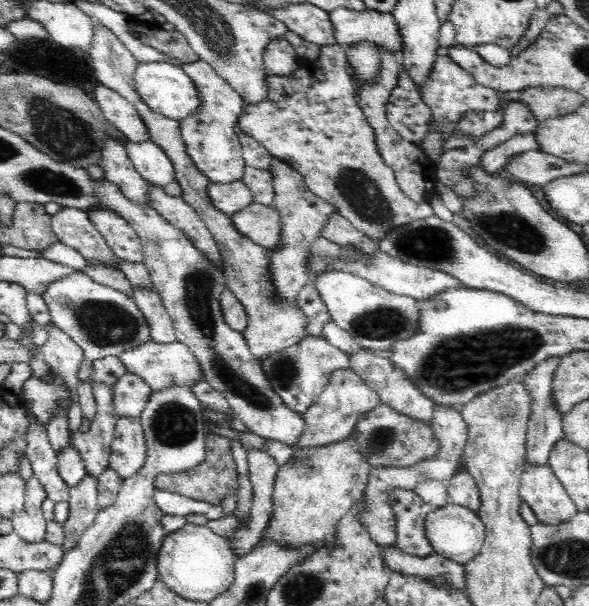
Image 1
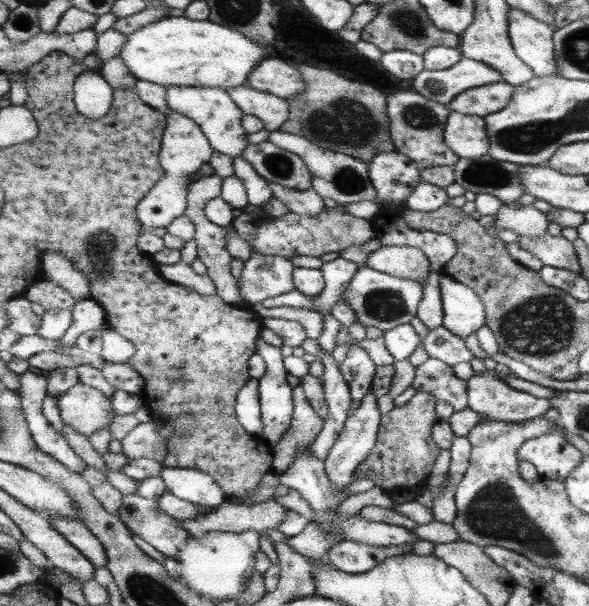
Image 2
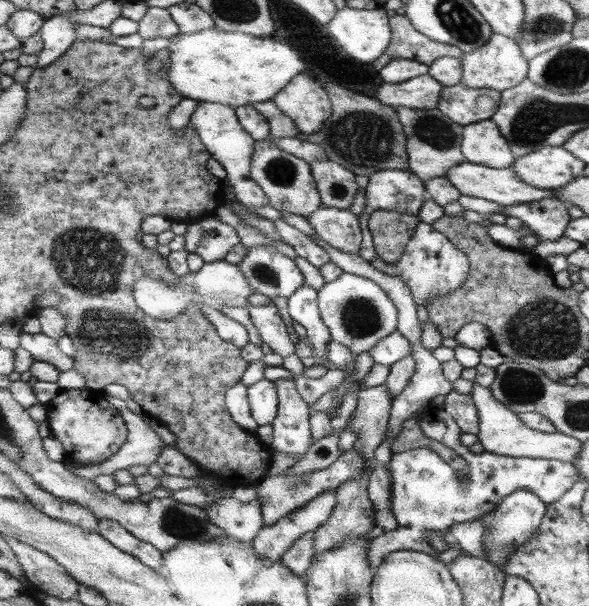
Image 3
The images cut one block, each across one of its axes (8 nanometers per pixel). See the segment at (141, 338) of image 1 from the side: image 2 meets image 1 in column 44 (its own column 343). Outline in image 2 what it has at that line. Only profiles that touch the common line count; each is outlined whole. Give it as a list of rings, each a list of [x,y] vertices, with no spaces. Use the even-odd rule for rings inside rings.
[[[365,264],[362,267],[359,267],[359,272],[357,272],[357,274],[355,274],[355,278],[351,280],[351,284],[349,284],[347,292],[343,292],[341,301],[347,301],[347,303],[353,307],[353,311],[357,313],[357,322],[363,328],[373,326],[387,332],[388,330],[398,328],[403,324],[410,324],[413,318],[418,317],[419,306],[425,293],[426,288],[421,281],[389,275],[387,273],[383,273],[382,271],[368,267]]]

